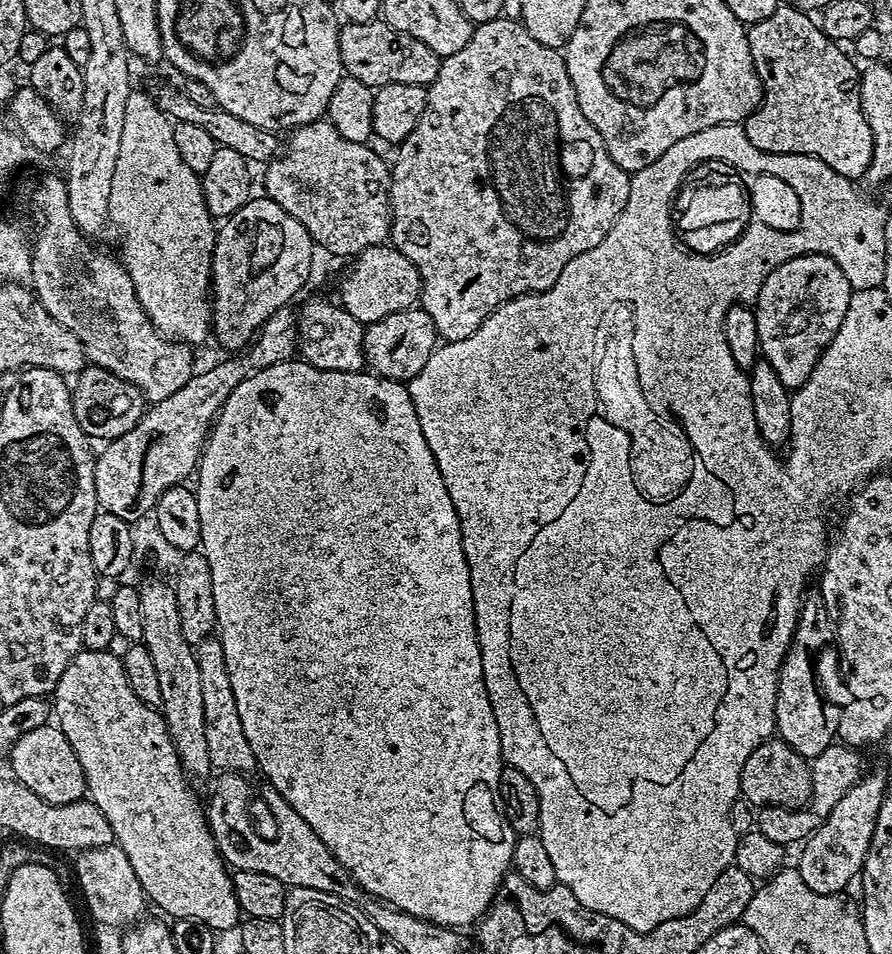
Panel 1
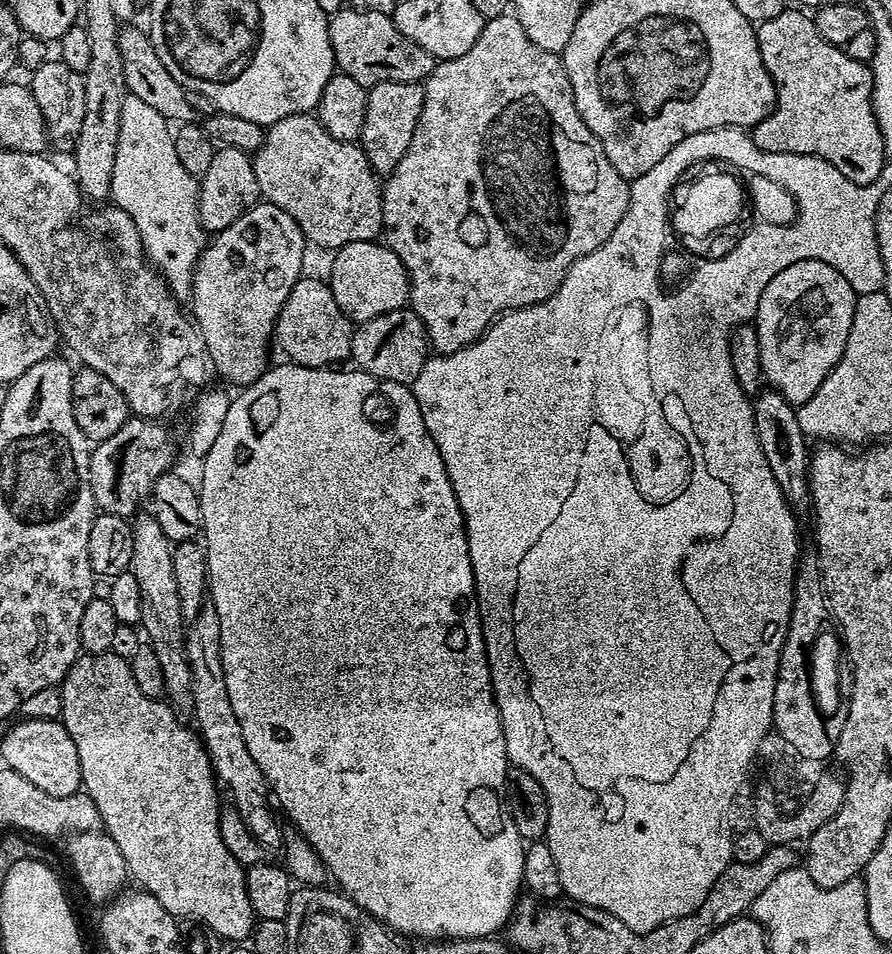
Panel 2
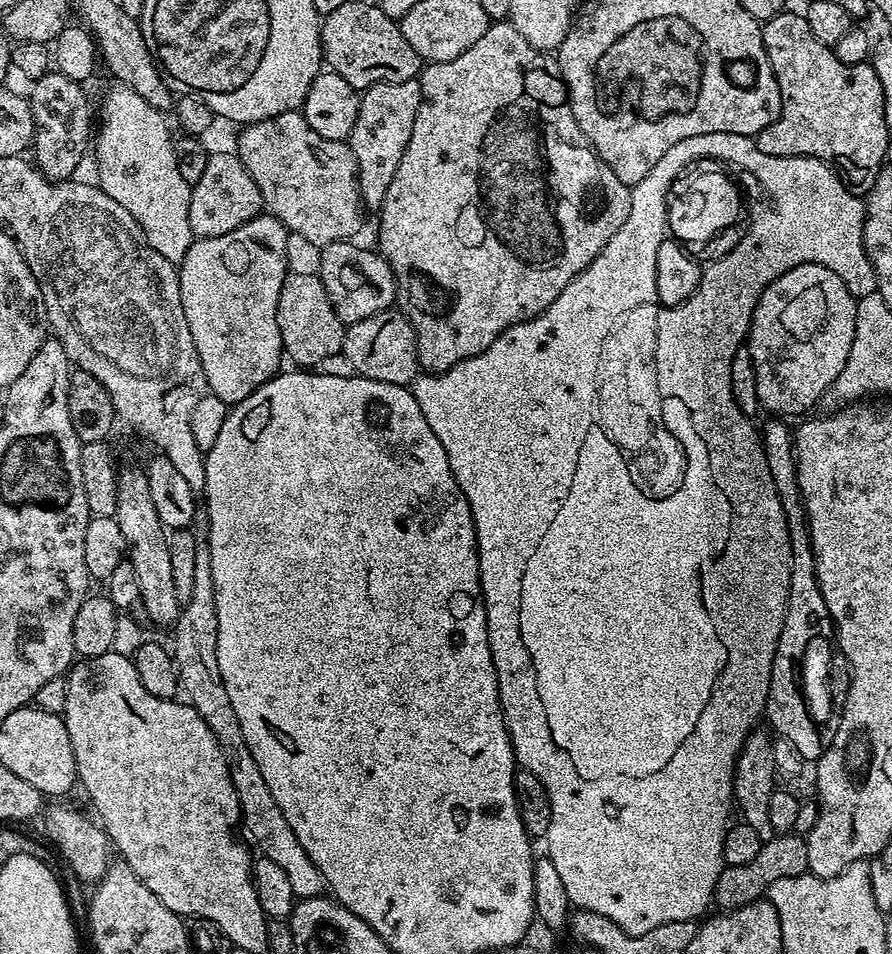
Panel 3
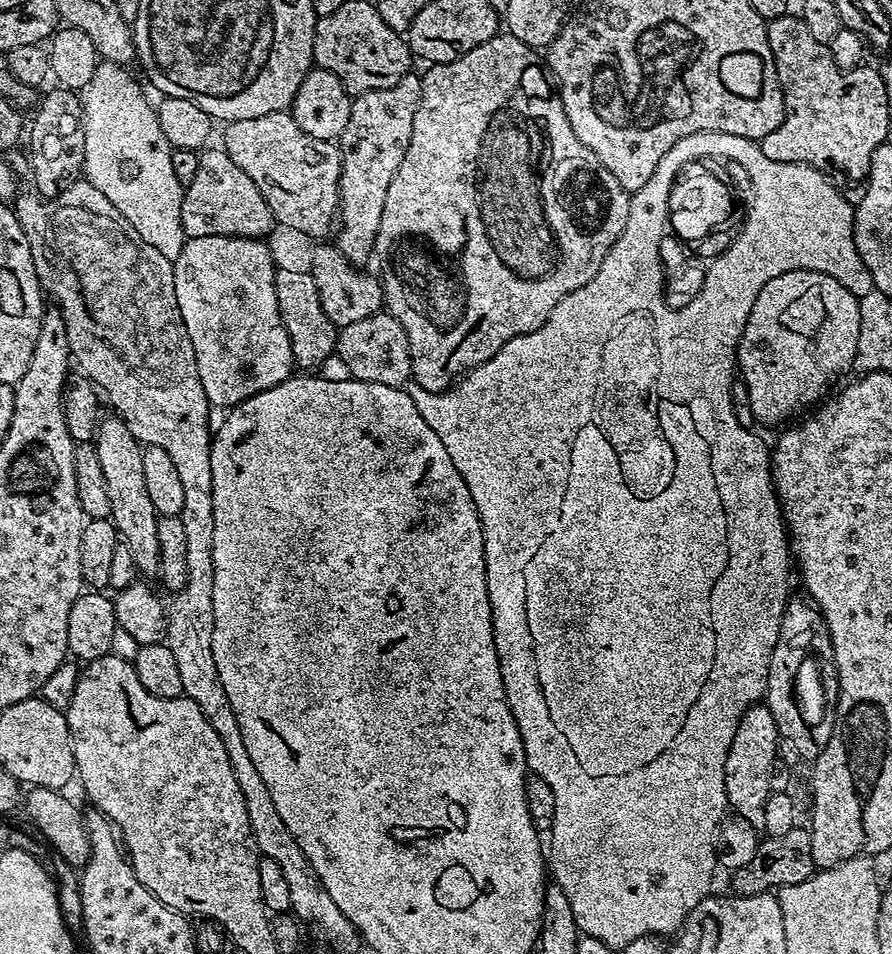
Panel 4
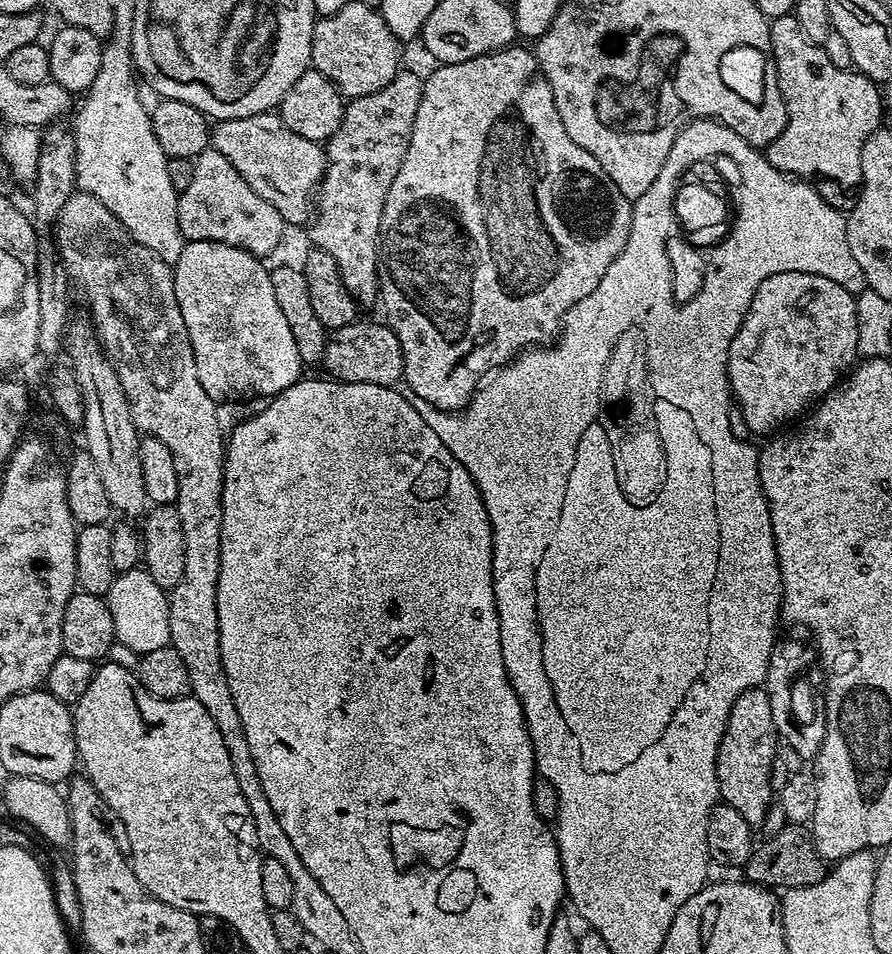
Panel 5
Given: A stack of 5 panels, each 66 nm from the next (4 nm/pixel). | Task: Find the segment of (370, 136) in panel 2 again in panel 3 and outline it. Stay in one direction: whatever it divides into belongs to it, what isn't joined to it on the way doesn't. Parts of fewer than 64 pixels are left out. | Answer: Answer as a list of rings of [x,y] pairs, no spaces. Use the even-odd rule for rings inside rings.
[[[419,79],[397,84],[376,84],[372,88],[363,89],[358,122],[354,122],[350,147],[356,159],[360,198],[365,209],[379,209],[386,198],[386,190],[390,190],[390,178],[394,178],[394,170],[398,170],[398,162],[402,162],[406,142],[410,142],[419,105]]]

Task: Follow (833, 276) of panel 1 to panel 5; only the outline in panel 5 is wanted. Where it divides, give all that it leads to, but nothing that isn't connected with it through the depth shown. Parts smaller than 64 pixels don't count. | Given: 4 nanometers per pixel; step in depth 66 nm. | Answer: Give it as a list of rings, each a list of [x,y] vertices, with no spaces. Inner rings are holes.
[[[791,272],[766,278],[766,282],[758,286],[754,302],[750,302],[748,313],[734,342],[730,342],[728,359],[728,387],[735,407],[740,408],[742,418],[746,418],[749,433],[775,433],[789,422],[795,421],[805,410],[811,409],[853,367],[858,356],[857,346],[858,314],[855,295],[848,293],[828,277],[818,274]]]

